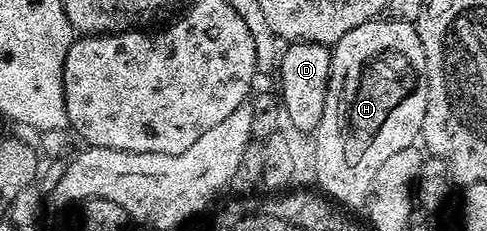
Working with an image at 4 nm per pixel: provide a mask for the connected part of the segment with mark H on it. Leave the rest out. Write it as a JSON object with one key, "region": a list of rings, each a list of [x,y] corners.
{"region":[[[376,18],[366,20],[361,26],[349,30],[345,38],[341,38],[331,48],[331,73],[329,74],[329,86],[325,94],[325,110],[321,114],[321,122],[316,126],[313,133],[315,139],[315,176],[319,179],[319,184],[324,193],[336,205],[344,206],[348,204],[351,208],[362,209],[367,202],[369,186],[373,186],[373,178],[377,174],[377,169],[382,166],[392,154],[397,154],[400,150],[412,147],[420,139],[423,123],[425,122],[425,106],[427,105],[427,59],[425,58],[425,46],[421,46],[419,29],[412,21],[396,20],[394,18]]]}

